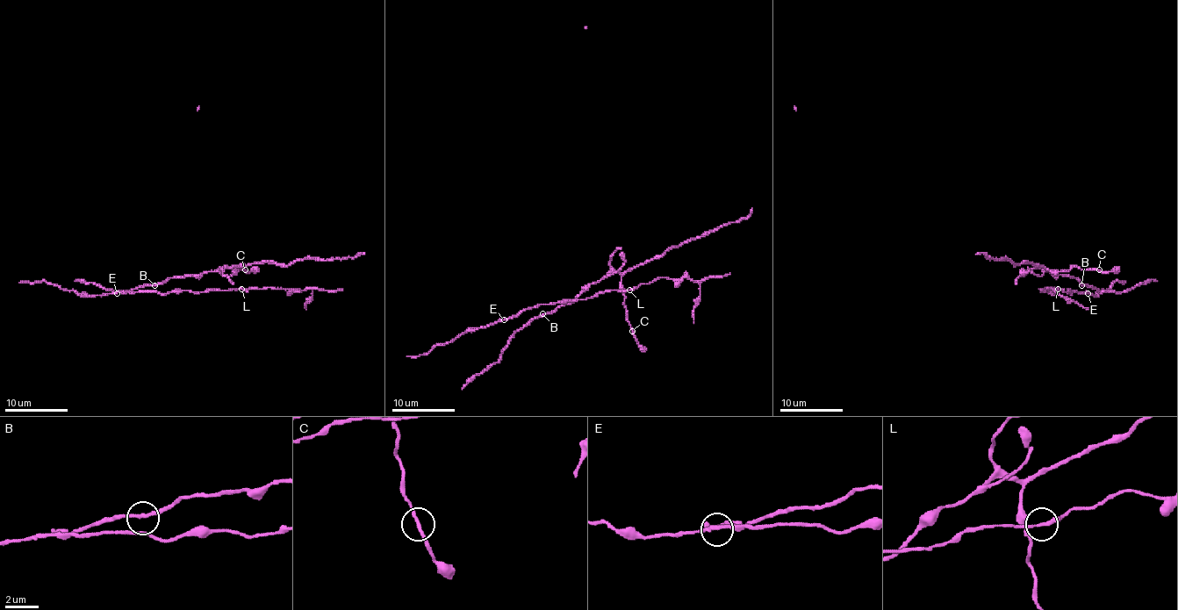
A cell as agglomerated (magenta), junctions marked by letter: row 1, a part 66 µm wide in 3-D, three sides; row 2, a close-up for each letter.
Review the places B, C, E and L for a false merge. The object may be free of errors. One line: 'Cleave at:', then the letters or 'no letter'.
Cleave at: no letter

